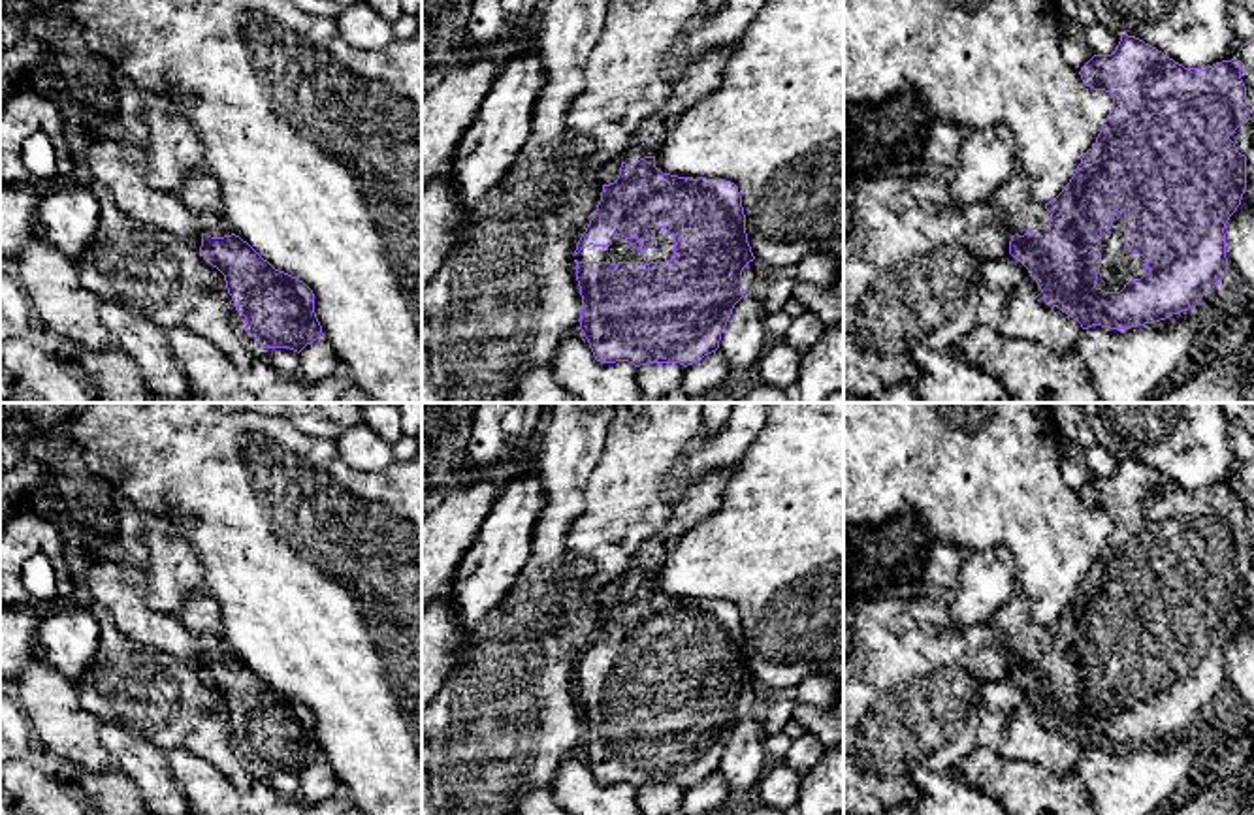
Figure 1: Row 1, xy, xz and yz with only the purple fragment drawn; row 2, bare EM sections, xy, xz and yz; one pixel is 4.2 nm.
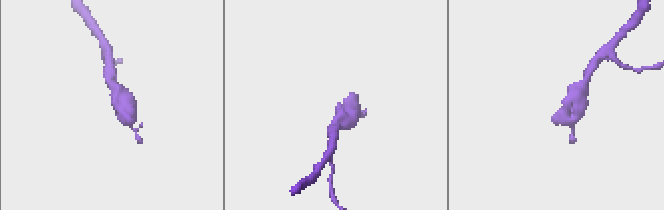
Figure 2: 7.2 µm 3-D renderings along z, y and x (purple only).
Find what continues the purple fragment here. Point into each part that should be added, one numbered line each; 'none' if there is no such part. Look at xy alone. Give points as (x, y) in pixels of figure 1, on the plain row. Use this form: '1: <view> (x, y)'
1: xy (200, 614)

